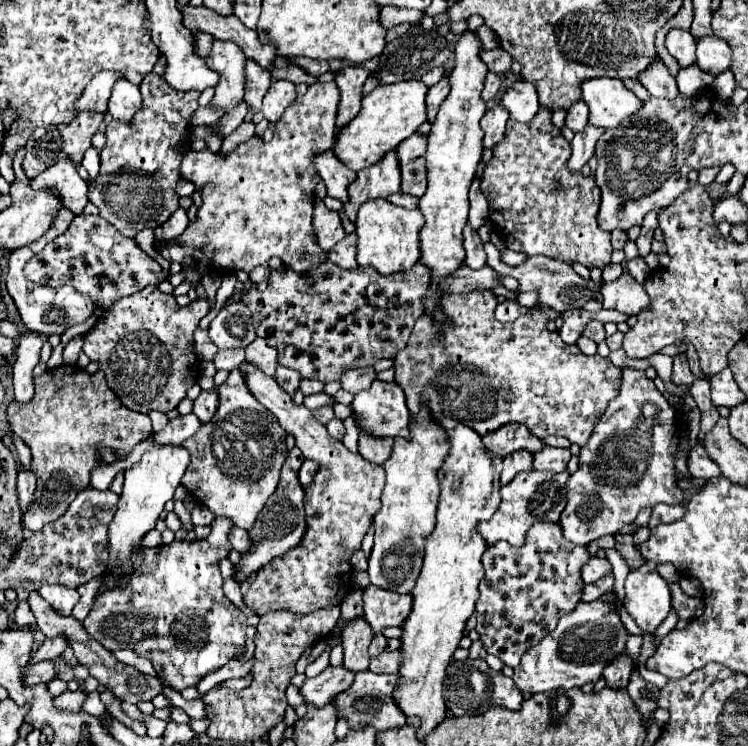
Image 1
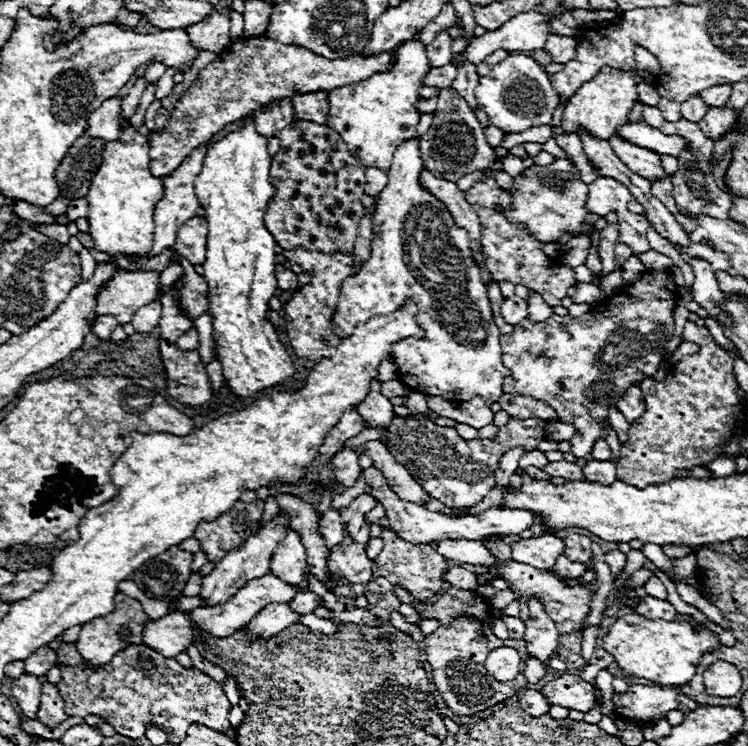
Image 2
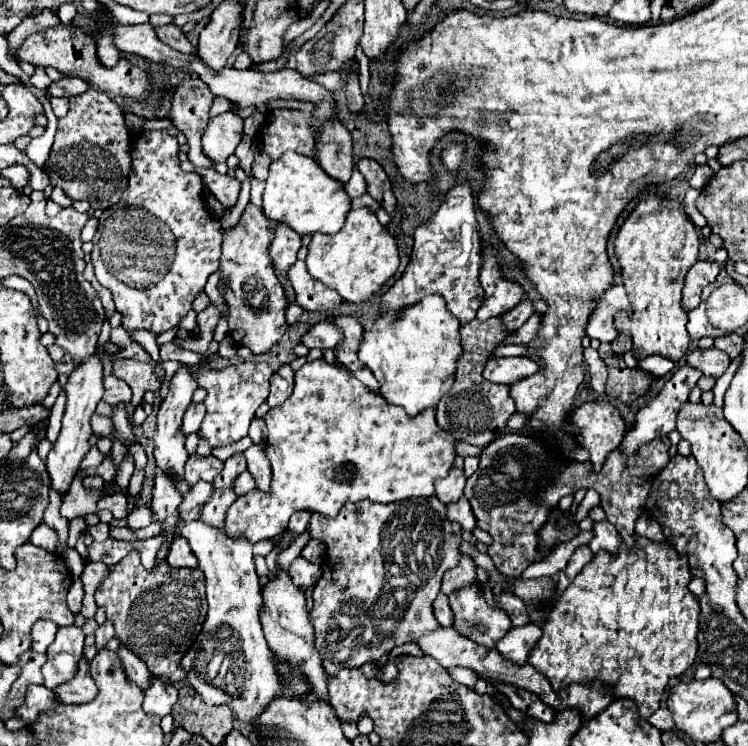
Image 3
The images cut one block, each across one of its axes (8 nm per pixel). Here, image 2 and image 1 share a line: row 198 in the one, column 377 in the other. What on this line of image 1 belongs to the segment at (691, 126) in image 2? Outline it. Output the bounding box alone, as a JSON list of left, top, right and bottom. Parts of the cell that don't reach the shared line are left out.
[334,670,406,730]

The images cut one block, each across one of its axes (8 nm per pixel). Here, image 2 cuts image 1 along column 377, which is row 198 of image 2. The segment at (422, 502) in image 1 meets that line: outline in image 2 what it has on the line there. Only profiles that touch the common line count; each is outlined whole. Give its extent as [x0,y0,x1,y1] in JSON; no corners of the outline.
[508,158,590,242]

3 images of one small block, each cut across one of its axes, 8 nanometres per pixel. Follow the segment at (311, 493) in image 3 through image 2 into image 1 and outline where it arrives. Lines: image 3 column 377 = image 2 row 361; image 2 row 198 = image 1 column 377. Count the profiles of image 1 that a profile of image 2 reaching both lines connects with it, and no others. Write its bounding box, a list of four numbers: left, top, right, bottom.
[350,380,410,438]

